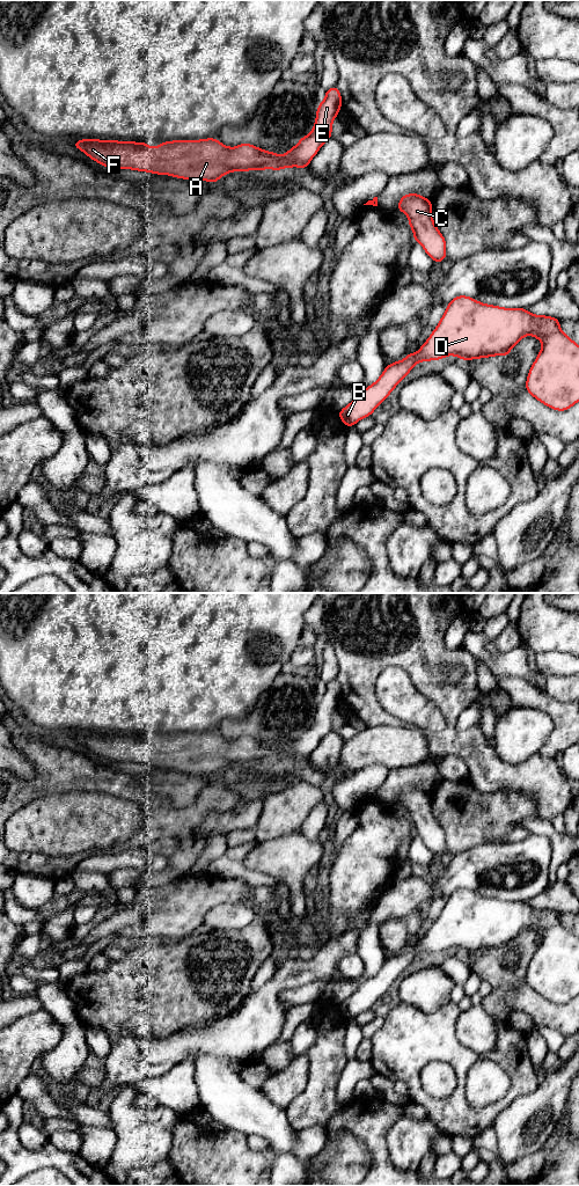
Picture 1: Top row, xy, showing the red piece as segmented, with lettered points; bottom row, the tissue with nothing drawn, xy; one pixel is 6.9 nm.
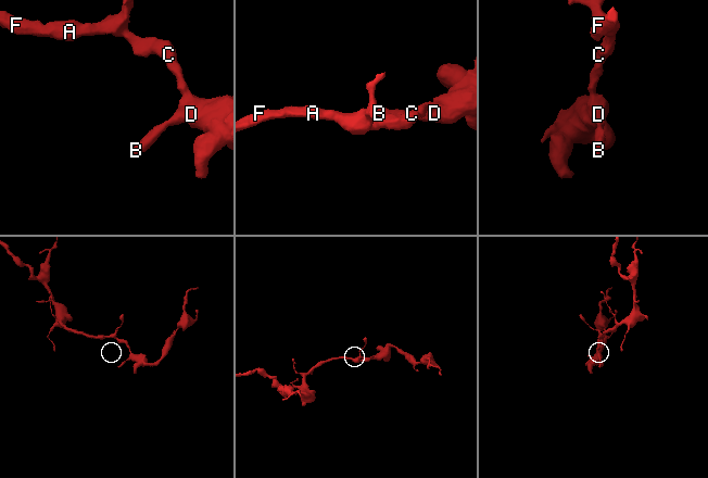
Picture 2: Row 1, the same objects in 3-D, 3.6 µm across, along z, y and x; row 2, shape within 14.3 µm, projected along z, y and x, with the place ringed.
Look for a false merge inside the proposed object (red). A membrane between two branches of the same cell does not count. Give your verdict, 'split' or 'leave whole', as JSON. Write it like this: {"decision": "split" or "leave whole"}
{"decision": "leave whole"}

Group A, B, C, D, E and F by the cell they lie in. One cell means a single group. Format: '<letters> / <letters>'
A B C D E F

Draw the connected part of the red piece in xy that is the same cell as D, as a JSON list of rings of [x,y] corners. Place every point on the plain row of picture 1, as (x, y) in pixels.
[[[459,888],[447,898],[437,921],[422,940],[416,946],[408,946],[403,953],[386,959],[381,969],[373,978],[365,981],[359,989],[338,1005],[339,1011],[345,1019],[354,1019],[360,1012],[371,1009],[420,954],[440,953],[447,949],[456,949],[466,954],[493,949],[508,950],[508,945],[528,928],[541,934],[542,940],[529,962],[526,974],[527,984],[554,1003],[570,1002],[579,995],[579,938],[563,925],[559,913],[534,908],[523,901],[504,901]]]

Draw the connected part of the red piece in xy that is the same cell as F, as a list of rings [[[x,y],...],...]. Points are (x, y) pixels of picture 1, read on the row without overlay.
[[[331,680],[317,700],[313,724],[284,748],[247,735],[227,740],[217,731],[166,734],[155,741],[146,735],[98,732],[76,733],[73,739],[109,762],[133,762],[215,776],[232,764],[307,761],[322,738],[331,731],[332,713],[340,701],[340,684]]]

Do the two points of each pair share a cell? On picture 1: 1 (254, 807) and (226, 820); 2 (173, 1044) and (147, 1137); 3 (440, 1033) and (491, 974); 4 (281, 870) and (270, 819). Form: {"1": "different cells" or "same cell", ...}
{"1": "same cell", "2": "different cells", "3": "different cells", "4": "different cells"}

